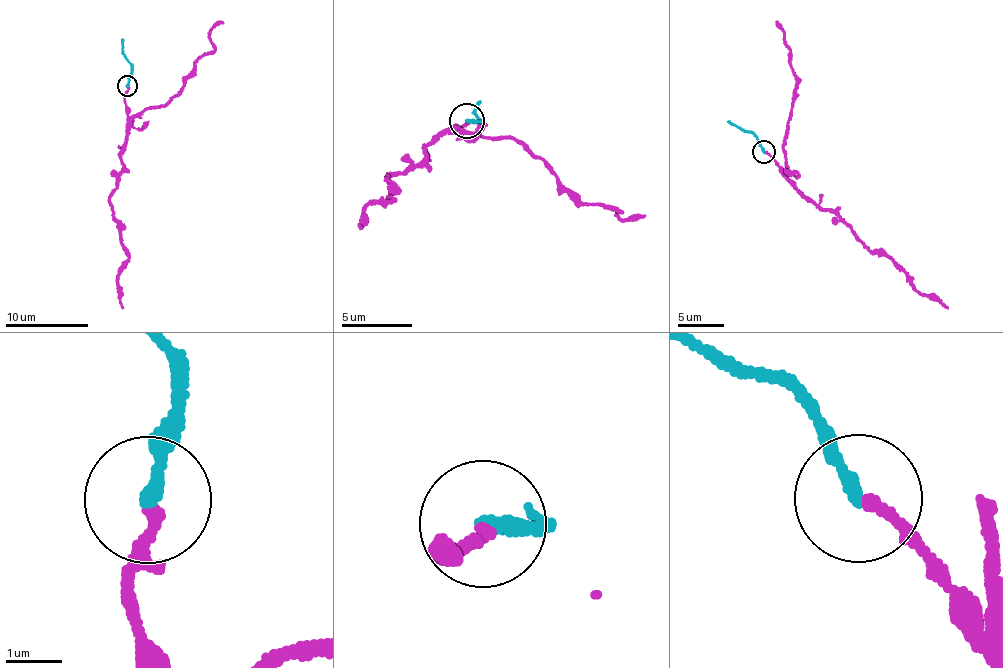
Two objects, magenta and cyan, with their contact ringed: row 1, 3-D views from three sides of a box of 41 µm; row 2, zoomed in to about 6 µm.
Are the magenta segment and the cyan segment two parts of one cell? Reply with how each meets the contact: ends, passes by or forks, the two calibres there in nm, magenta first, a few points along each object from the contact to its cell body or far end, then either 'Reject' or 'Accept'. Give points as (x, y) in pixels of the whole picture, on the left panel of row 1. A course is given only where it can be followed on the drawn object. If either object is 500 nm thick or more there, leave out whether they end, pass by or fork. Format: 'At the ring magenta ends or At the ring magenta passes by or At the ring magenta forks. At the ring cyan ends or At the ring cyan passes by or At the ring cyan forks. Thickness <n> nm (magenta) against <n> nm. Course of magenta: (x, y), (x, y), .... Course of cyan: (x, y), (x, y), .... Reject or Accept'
At the ring magenta passes by. At the ring cyan ends. Thickness 130 nm (magenta) against 240 nm. Course of magenta: (127, 85), (124, 100), (129, 129), (120, 154), (123, 171), (110, 197), (128, 258), (117, 282), (123, 309). Course of cyan: (127, 85), (132, 71), (122, 52), (123, 38). Accept

